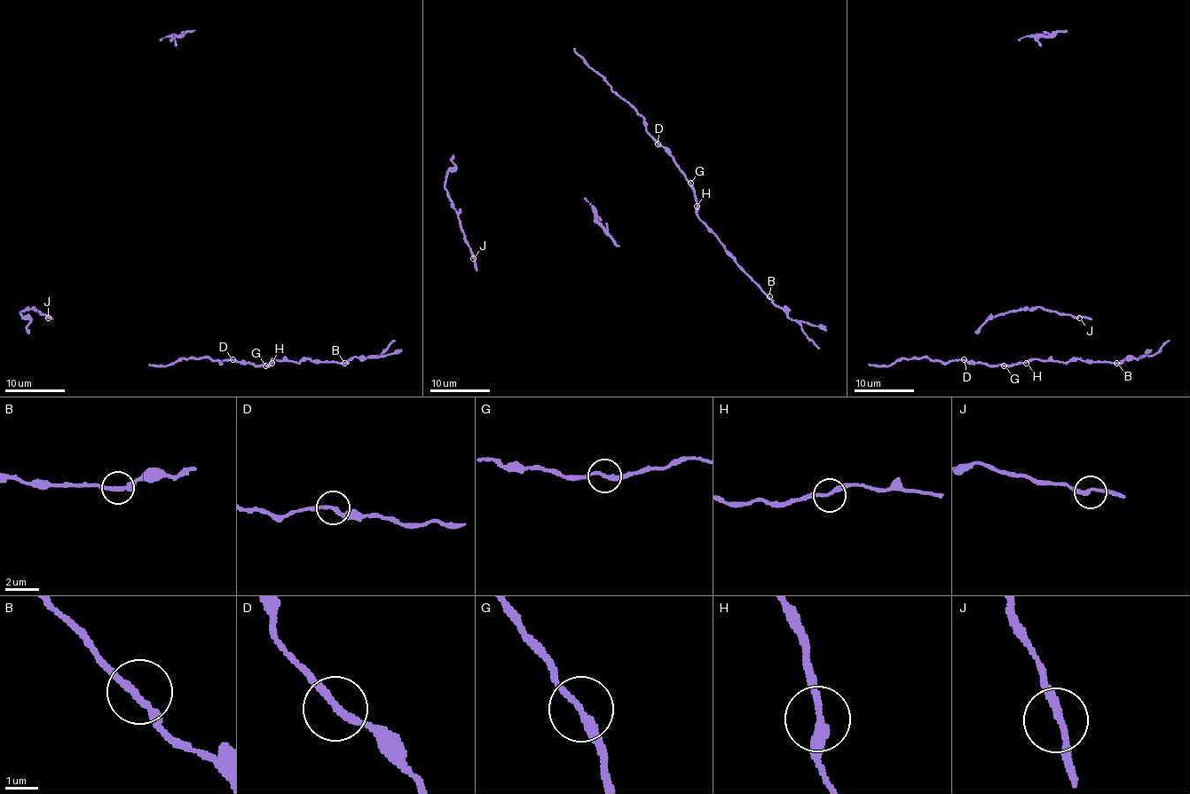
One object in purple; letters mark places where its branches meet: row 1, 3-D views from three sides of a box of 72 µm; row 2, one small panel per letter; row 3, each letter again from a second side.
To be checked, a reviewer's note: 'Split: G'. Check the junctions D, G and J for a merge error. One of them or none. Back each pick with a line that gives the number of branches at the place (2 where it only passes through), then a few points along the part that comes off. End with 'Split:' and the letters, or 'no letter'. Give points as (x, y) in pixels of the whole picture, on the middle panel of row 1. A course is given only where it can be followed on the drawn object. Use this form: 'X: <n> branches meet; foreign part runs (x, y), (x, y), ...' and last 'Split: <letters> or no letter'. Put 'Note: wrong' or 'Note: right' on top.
Note: right
G: 2 branches meet; foreign part runs (690, 183), (697, 202), (697, 216), (737, 266), (796, 322), (819, 349)
Split: G

